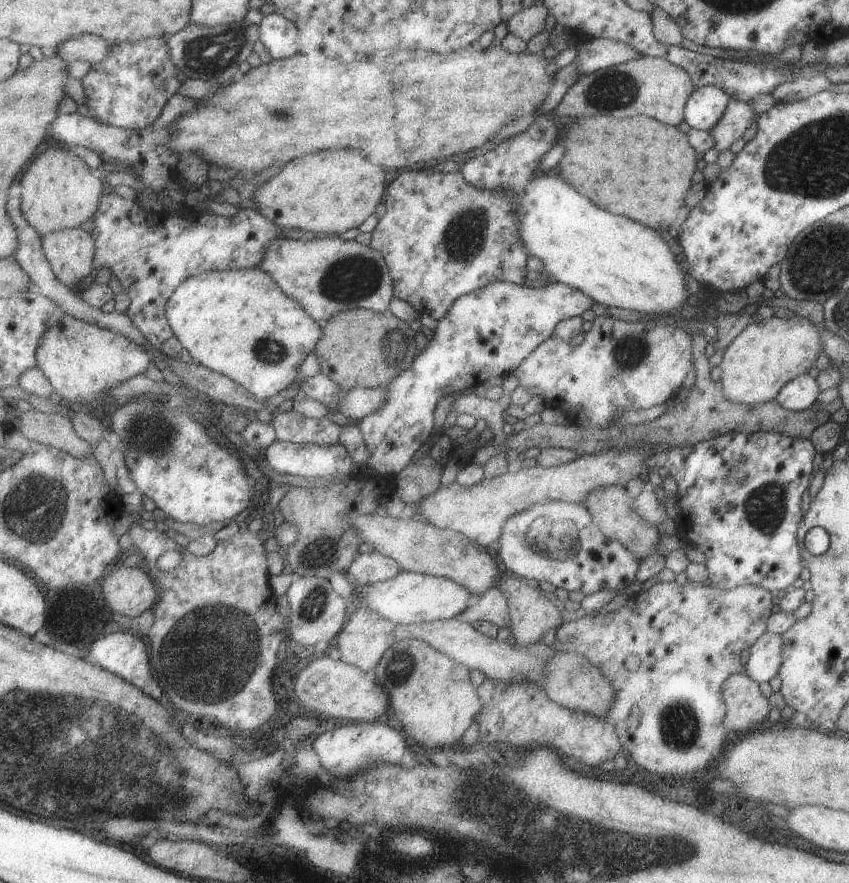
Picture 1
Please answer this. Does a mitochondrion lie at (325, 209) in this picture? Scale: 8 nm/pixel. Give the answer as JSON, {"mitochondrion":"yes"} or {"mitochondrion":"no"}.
{"mitochondrion":"no"}

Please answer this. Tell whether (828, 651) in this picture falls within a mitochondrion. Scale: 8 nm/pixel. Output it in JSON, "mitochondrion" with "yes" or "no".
{"mitochondrion":"no"}

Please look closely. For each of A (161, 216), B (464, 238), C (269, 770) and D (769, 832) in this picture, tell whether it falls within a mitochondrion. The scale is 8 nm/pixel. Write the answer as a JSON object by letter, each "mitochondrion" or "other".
{"A":"other","B":"mitochondrion","C":"mitochondrion","D":"other"}

